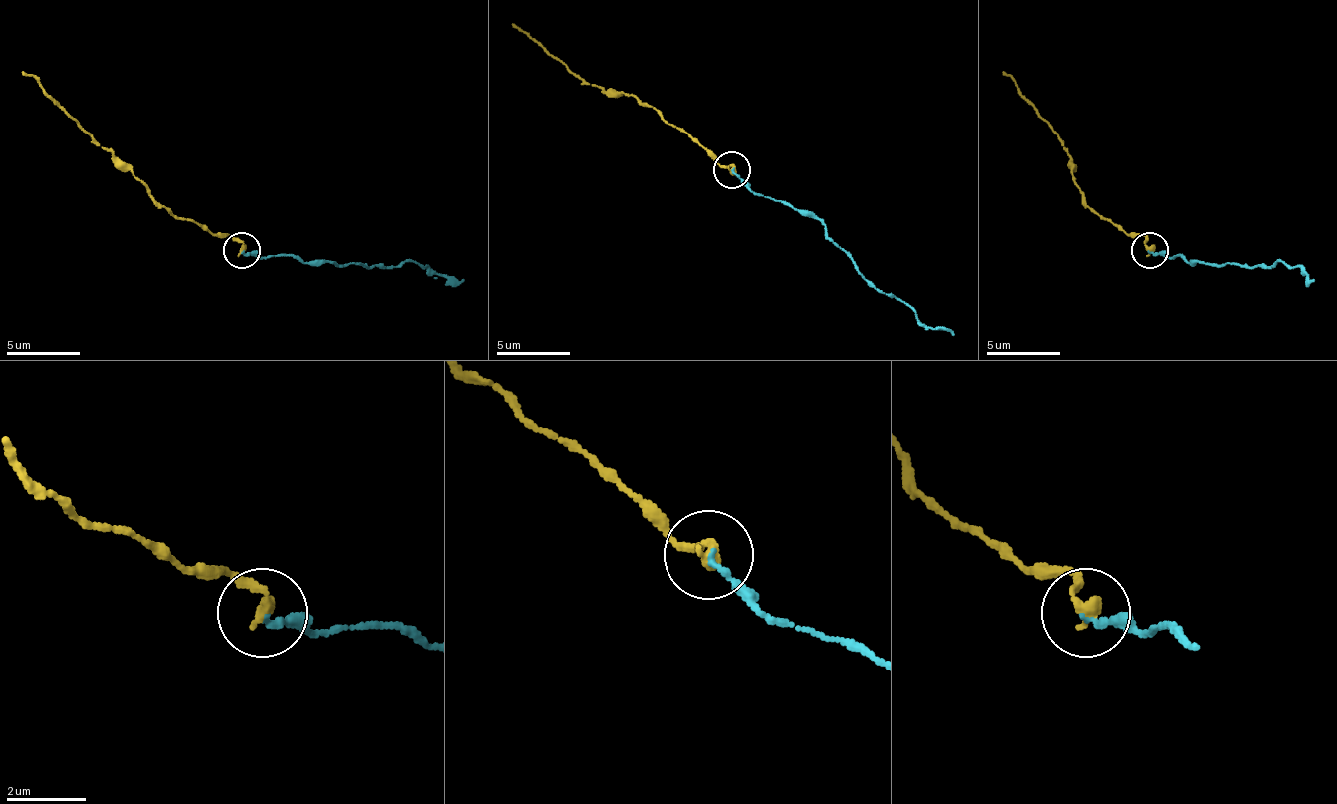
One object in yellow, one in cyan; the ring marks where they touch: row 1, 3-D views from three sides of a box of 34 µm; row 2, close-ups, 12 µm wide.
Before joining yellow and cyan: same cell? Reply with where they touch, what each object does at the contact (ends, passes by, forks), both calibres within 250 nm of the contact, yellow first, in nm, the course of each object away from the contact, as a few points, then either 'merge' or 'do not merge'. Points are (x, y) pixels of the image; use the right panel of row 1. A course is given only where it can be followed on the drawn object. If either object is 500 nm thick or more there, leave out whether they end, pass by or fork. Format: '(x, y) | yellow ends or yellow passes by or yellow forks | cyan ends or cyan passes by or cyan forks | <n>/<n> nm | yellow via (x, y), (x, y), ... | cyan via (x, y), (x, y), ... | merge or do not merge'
(1149, 250) | yellow ends | cyan ends | 320/150 nm | yellow via (1148, 251), (1141, 236), (1130, 236), (1086, 203), (1075, 185), (1064, 141), (1002, 72) | cyan via (1148, 251), (1174, 255), (1189, 262), (1254, 266), (1287, 262), (1313, 280) | merge

